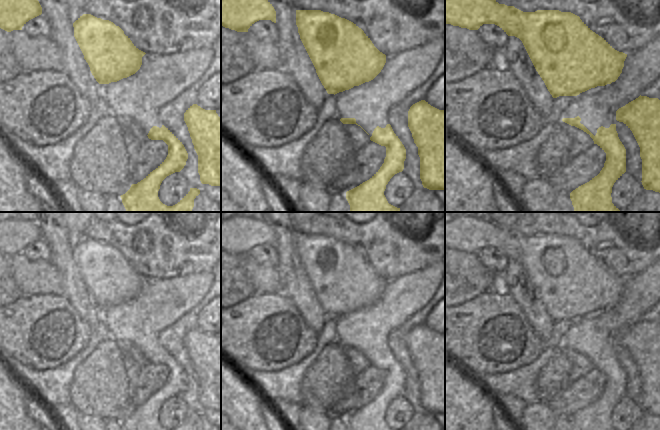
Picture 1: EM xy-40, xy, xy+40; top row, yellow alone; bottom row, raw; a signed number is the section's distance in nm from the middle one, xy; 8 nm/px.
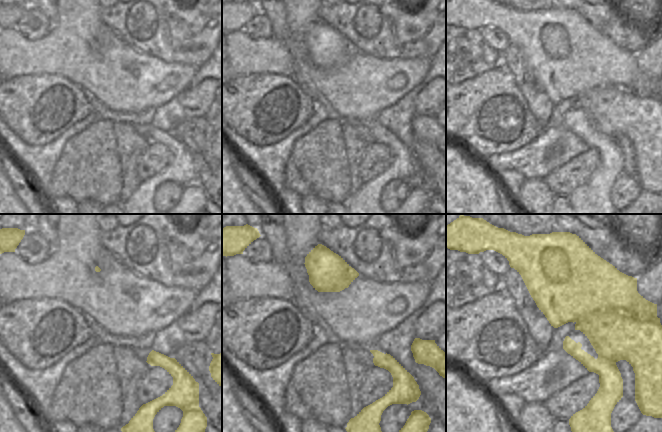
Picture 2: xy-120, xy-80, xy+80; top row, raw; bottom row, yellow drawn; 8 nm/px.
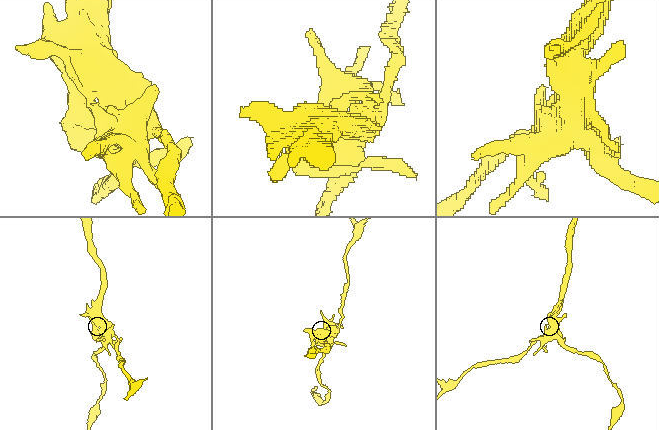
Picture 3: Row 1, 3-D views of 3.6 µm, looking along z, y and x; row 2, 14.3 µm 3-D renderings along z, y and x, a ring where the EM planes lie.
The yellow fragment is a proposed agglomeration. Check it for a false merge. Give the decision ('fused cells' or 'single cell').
fused cells

